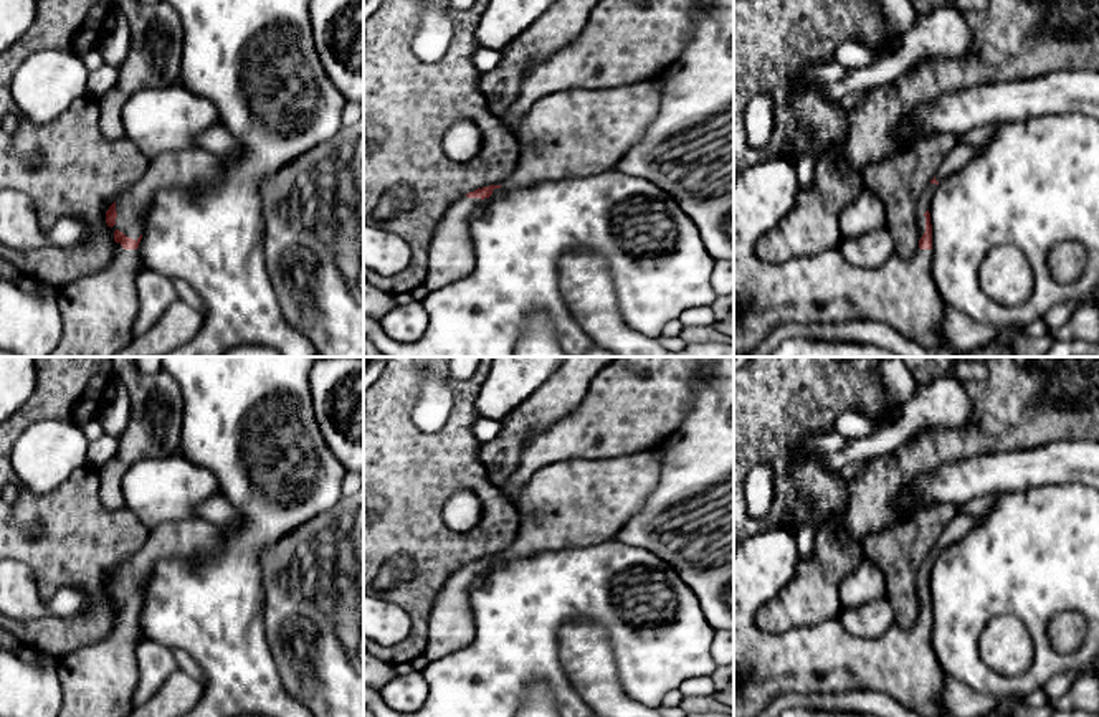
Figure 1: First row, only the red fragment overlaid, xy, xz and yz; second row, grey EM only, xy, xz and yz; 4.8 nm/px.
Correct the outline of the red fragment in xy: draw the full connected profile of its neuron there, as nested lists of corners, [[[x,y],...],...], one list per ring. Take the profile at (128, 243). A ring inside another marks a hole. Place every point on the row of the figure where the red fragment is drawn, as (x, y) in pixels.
[[[202,147],[165,152],[147,162],[145,173],[106,211],[114,233],[111,263],[58,291],[63,330],[48,357],[111,357],[134,339],[145,213],[160,190],[193,190],[221,173],[220,157]]]

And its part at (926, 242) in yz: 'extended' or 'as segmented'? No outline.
extended

